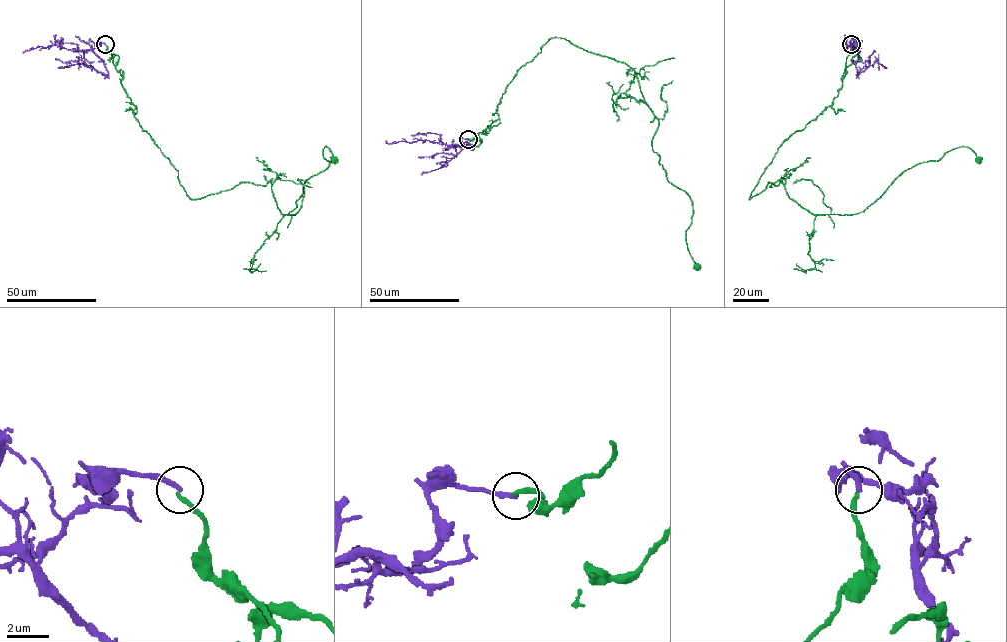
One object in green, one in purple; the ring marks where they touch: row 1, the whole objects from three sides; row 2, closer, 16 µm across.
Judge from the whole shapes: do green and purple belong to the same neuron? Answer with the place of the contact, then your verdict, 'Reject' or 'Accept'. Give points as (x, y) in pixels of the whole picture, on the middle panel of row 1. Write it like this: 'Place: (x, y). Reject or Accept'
Place: (468, 139). Reject

